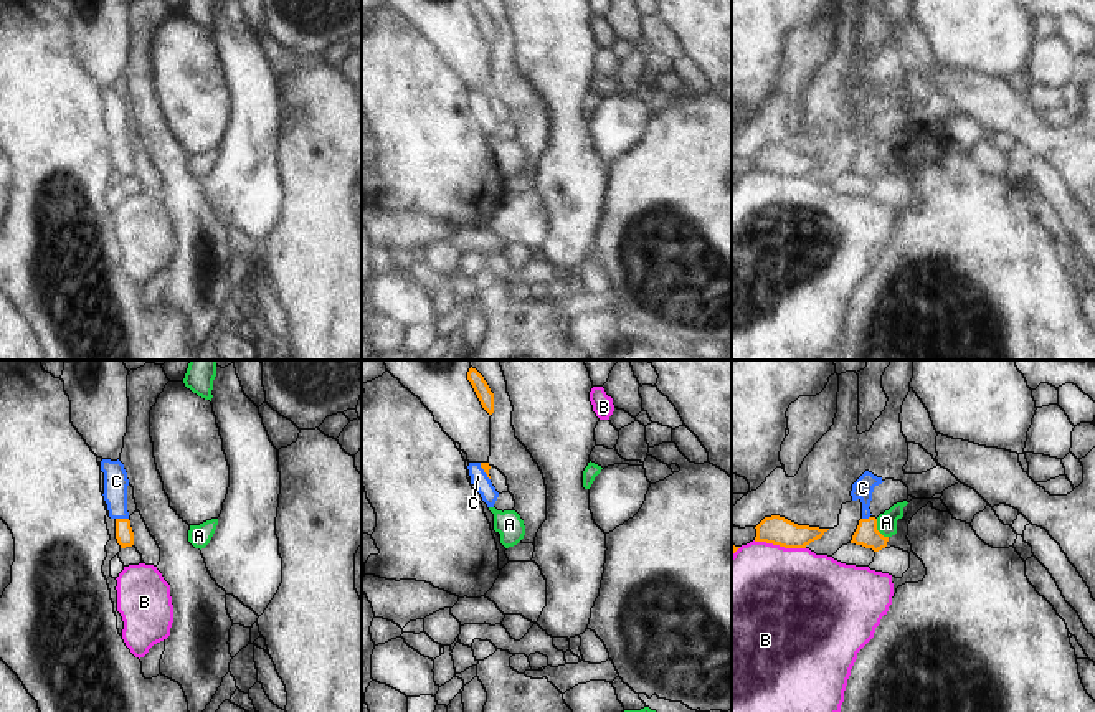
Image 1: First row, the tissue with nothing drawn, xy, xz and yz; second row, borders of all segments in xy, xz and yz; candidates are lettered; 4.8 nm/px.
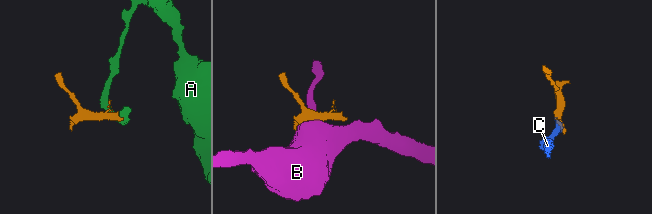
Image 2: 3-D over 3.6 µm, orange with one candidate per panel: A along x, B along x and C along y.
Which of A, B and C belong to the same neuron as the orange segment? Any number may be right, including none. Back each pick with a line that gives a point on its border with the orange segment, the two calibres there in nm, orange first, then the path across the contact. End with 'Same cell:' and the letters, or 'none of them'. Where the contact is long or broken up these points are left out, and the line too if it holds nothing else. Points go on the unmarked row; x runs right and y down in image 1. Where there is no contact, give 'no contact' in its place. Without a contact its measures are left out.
C: xy (123, 149) | 90/120 nm | across xy (124, 164), (123, 149), (118, 141), (116, 111)
Same cell: C

